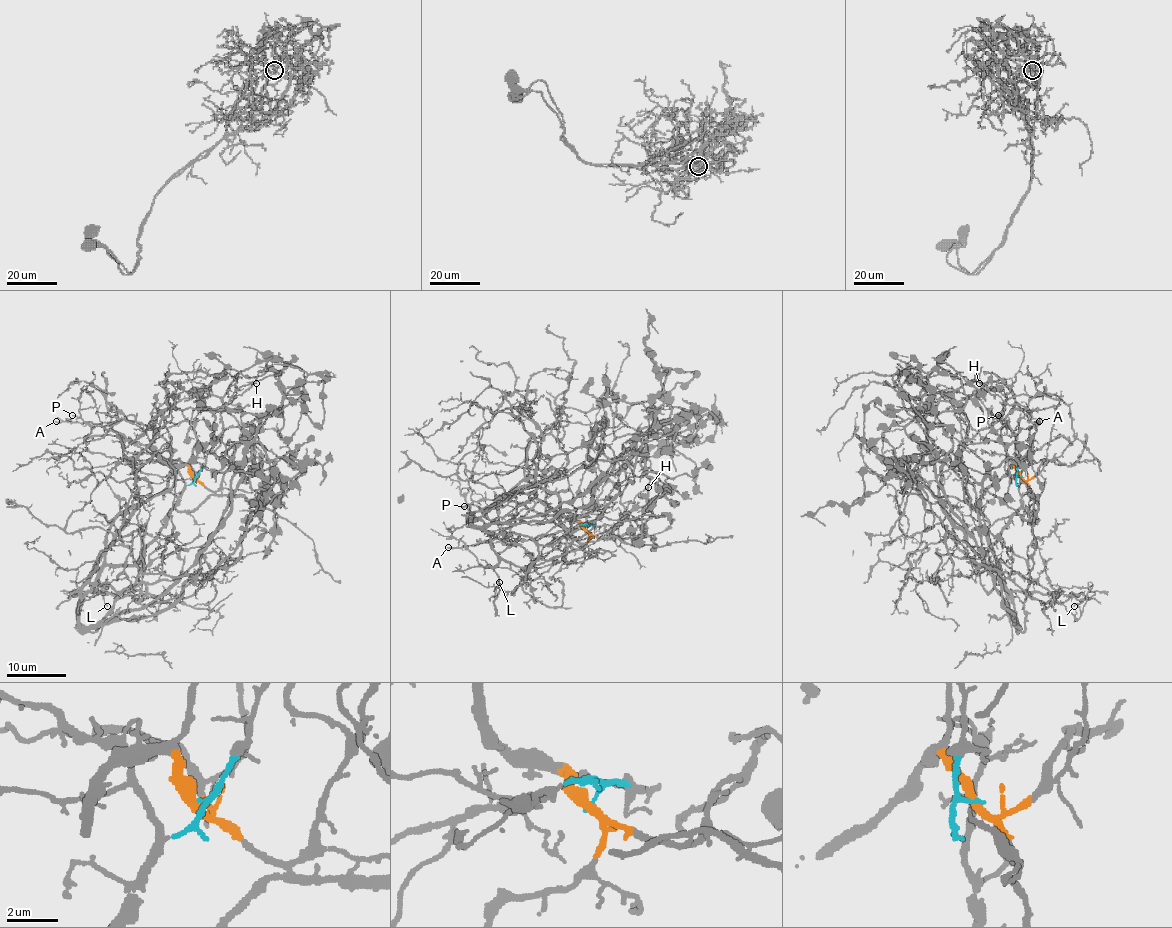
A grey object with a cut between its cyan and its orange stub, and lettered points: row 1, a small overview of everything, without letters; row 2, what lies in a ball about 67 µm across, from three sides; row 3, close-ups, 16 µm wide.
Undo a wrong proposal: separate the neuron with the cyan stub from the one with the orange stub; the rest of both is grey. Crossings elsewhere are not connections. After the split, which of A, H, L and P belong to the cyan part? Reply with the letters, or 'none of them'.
A, H, L

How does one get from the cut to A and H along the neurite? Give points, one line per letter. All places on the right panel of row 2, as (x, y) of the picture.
A: (1022, 477), (1019, 477), (1017, 485), (1023, 462), (1032, 449), (1035, 422), (1039, 421)
H: (1022, 477), (1017, 474), (1017, 431), (1019, 422), (1029, 412), (990, 394), (980, 383)

